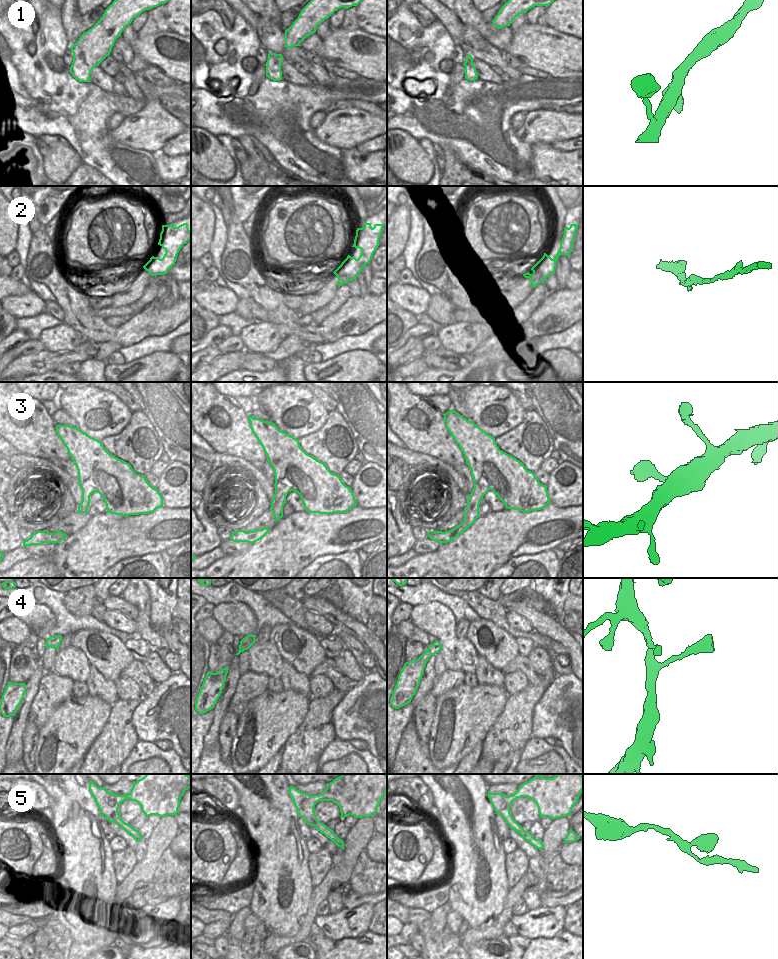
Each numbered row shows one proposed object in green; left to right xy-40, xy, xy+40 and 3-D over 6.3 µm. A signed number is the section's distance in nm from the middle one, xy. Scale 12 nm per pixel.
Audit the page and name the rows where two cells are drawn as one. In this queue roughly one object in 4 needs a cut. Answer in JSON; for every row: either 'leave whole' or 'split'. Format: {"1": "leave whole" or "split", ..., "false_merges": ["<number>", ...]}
{"1": "leave whole", "2": "split", "3": "leave whole", "4": "leave whole", "5": "leave whole", "false_merges": ["2"]}

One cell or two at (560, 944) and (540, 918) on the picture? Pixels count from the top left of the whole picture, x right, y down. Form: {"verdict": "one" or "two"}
{"verdict": "two"}

